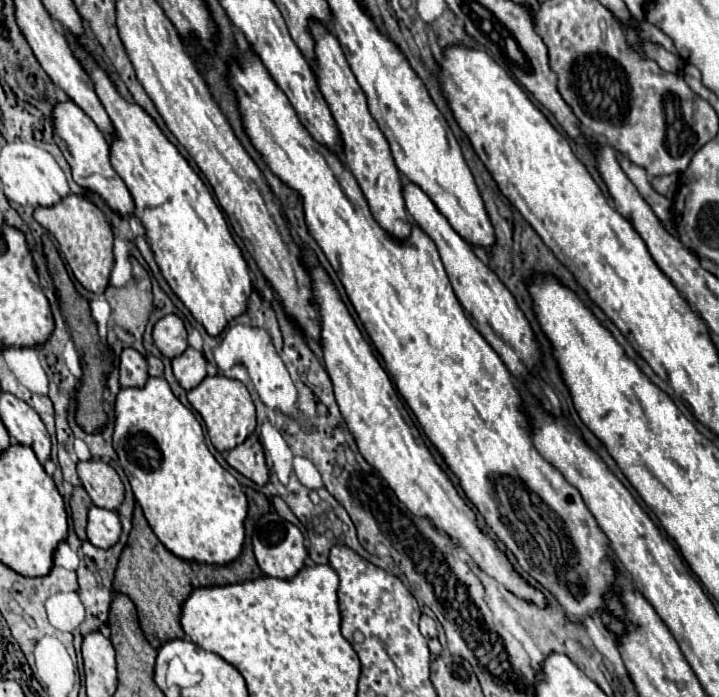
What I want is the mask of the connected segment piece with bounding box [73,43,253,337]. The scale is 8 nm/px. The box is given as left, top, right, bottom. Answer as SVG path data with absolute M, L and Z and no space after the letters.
M77 43L73 45L75 57L89 67L95 91L115 125L115 135L111 137L111 165L131 191L135 217L145 227L145 237L165 281L211 337L221 335L229 321L247 311L249 295L253 293L249 267L229 233L223 211L213 201L199 175L161 133L153 119L149 119L137 103L123 99L93 57Z

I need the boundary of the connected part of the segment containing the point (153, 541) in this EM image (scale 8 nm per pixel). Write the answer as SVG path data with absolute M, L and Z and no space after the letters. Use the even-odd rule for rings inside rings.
M135 505L133 515L139 515L139 521L133 521L133 533L135 537L129 537L125 549L121 551L119 565L115 569L113 577L113 591L125 593L137 607L139 613L139 627L145 635L145 639L157 649L163 641L169 639L183 639L185 633L179 623L179 613L183 601L189 597L189 593L195 587L205 585L229 585L229 583L241 583L253 577L253 569L239 557L229 565L201 565L195 561L185 561L171 551L163 547L163 543L153 535L149 525L145 523L143 511L139 505Z

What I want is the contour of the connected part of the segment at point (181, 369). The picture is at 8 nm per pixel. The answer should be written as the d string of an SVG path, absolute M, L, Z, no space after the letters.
M187 347L183 355L179 355L179 357L173 359L175 379L179 381L179 385L185 391L197 387L205 379L205 375L207 375L205 367L207 367L207 361L205 361L203 353L195 351L193 347Z

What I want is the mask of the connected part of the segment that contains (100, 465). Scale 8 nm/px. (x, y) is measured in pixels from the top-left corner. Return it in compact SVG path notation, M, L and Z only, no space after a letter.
M101 459L79 461L77 473L81 477L85 491L93 499L93 505L101 509L113 509L113 511L121 505L125 489L111 465L107 465Z

